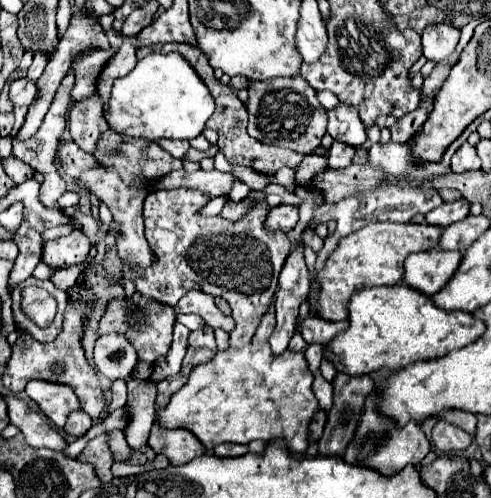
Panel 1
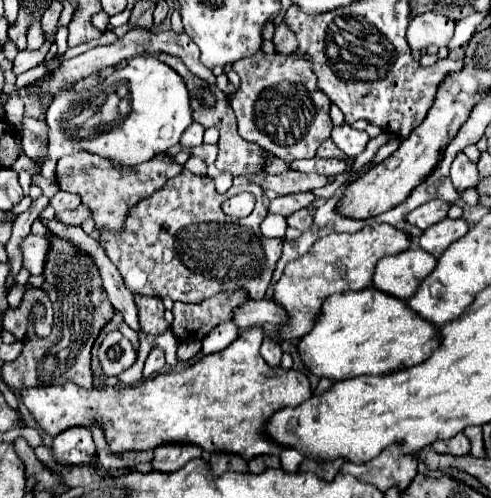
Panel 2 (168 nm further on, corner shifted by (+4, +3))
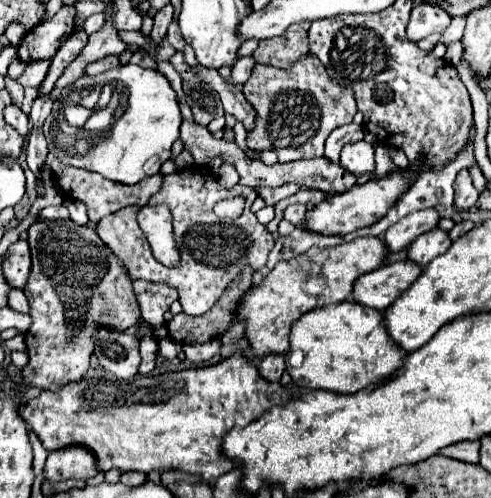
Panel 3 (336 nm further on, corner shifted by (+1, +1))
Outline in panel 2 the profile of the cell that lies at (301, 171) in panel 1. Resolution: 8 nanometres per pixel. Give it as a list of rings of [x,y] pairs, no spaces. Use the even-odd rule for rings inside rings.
[[[326,140],[326,142],[318,148],[318,156],[320,156],[320,158],[346,158],[344,152],[340,152],[340,148],[338,148],[332,140]]]

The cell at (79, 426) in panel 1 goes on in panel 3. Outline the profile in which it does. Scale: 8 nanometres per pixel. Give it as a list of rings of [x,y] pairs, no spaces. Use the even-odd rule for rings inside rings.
[[[71,446],[67,450],[55,450],[47,456],[45,462],[45,480],[59,482],[67,478],[75,480],[89,480],[99,474],[95,470],[95,456],[91,450],[83,450],[83,446]]]

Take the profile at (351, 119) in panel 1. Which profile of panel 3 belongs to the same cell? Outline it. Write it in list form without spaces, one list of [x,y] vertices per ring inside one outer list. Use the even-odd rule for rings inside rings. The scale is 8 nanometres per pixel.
[[[365,140],[345,144],[343,150],[341,150],[341,162],[339,164],[355,176],[373,172],[373,168],[375,168],[375,148],[373,148],[373,144],[365,142]]]

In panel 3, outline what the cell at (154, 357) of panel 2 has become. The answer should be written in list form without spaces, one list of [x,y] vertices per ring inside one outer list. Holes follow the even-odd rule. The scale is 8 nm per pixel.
[[[167,336],[167,338],[159,340],[159,350],[157,350],[157,354],[159,354],[159,358],[163,358],[163,360],[175,360],[177,354],[181,352],[181,348],[183,348],[183,344],[179,344],[179,342],[175,342],[175,340],[171,340],[171,338]]]

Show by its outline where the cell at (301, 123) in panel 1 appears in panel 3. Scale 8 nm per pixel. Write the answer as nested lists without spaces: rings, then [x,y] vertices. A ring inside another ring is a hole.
[[[313,54],[299,58],[289,70],[255,64],[251,78],[243,84],[243,94],[257,112],[255,130],[247,134],[247,146],[275,150],[279,162],[323,156],[323,144],[331,130],[351,122],[357,112],[353,90],[335,84]]]

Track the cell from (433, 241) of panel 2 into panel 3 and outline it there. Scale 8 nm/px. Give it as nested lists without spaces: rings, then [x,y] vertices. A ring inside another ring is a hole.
[[[433,228],[425,234],[421,234],[411,246],[409,246],[409,252],[407,252],[407,258],[421,264],[421,266],[427,266],[433,258],[445,254],[451,246],[451,238],[445,230],[441,228]]]

